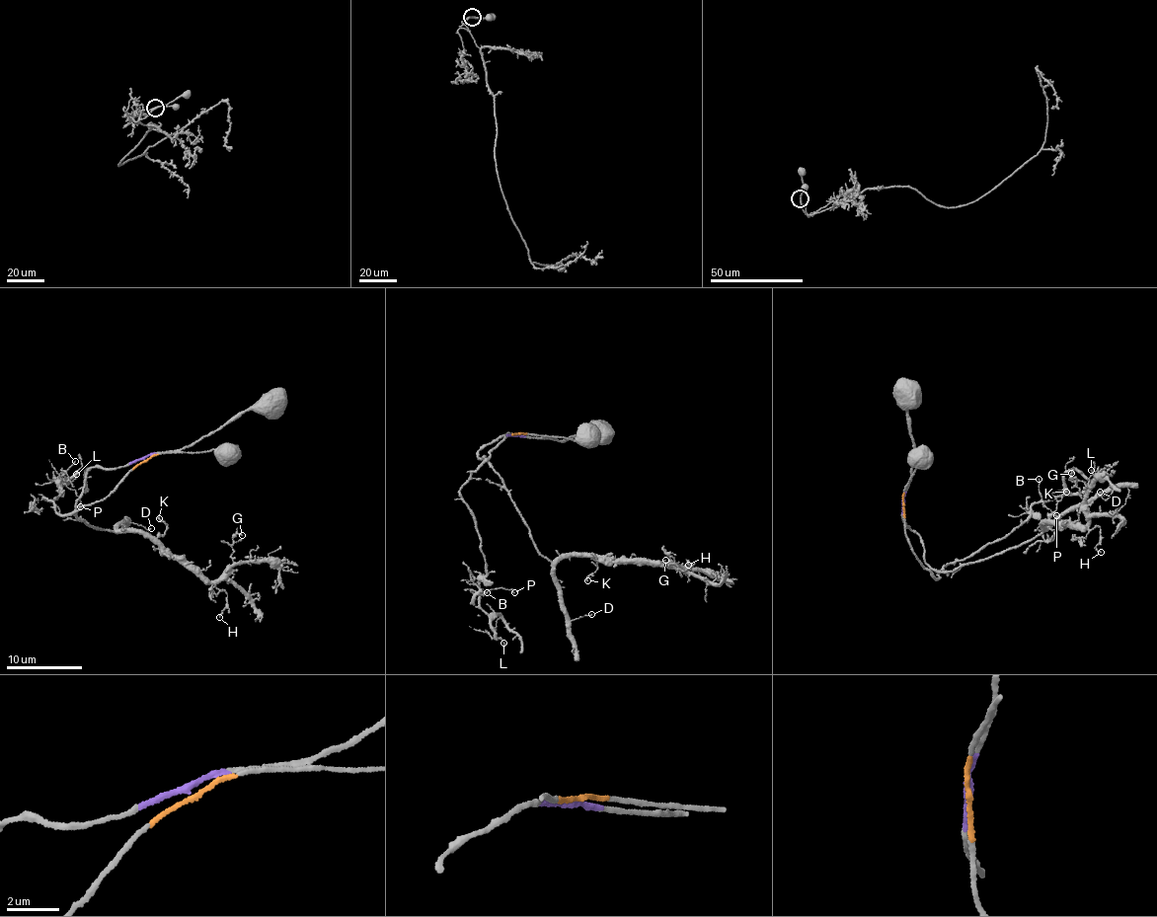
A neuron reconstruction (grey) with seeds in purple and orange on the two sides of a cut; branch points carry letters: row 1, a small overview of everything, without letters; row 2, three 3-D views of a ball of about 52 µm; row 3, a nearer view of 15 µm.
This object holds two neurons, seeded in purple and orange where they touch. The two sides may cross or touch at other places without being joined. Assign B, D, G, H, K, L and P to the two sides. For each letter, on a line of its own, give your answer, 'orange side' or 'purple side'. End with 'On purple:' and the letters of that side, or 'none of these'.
B: orange side
D: purple side
G: purple side
H: purple side
K: purple side
L: orange side
P: orange side
On purple: D, G, H, K

